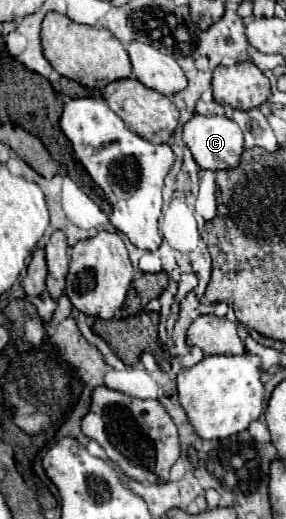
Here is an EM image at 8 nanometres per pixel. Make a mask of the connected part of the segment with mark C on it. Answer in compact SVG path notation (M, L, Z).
M194 115L186 125L184 125L184 135L182 135L184 143L188 145L188 149L192 151L194 161L202 167L202 169L230 169L236 167L240 161L240 155L244 151L244 139L242 139L242 131L240 127L236 127L236 123L232 123L232 119L228 117L220 117L220 115Z

